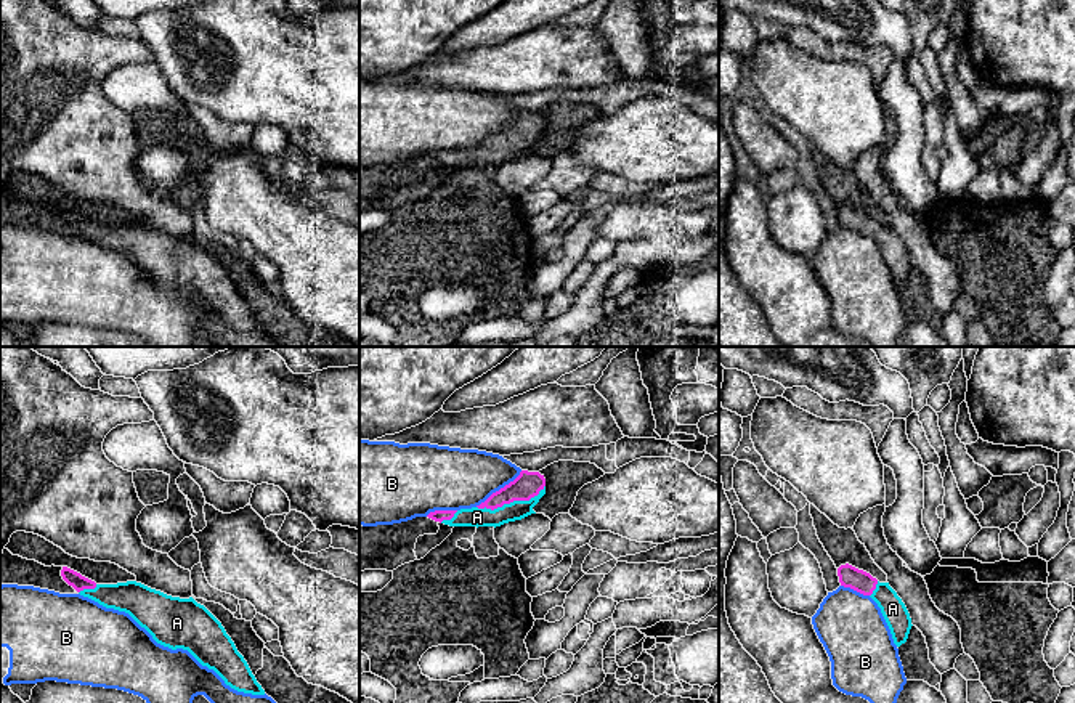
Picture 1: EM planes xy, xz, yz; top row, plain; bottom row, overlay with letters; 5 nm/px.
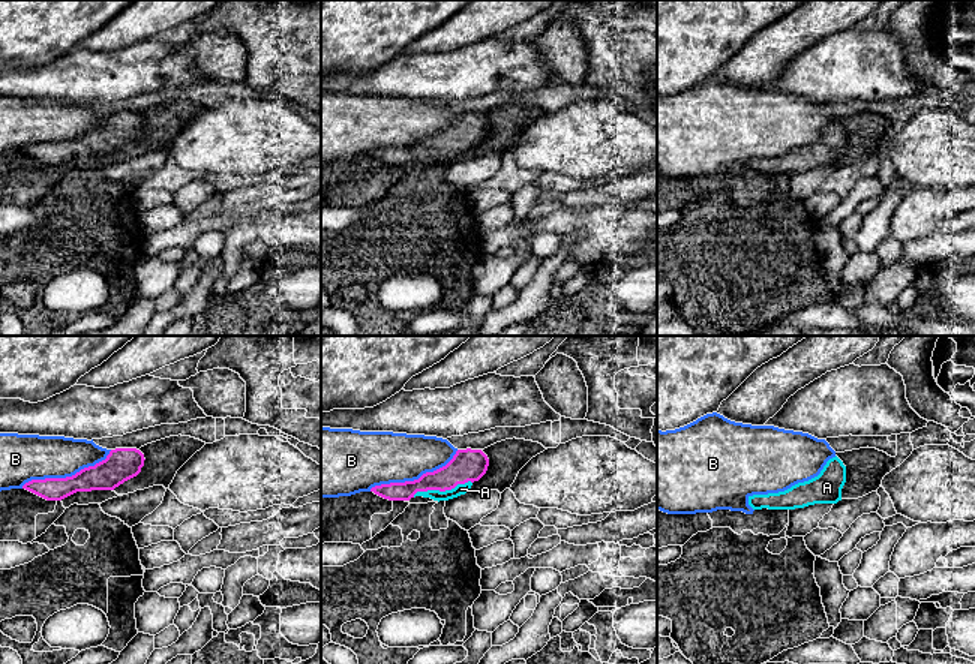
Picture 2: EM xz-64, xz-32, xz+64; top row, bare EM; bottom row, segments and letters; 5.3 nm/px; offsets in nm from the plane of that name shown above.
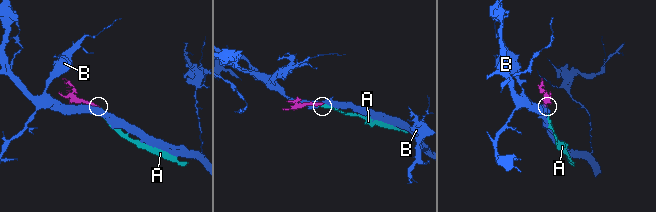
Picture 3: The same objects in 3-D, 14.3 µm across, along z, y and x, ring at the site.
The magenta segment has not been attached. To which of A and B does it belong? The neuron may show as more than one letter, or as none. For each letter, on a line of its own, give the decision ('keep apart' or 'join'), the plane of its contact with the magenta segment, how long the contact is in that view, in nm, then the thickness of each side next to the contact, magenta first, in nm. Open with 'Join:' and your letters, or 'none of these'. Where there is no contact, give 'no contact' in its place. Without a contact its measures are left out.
Join: A
A: join; contact in xz; length 360 nm; calibres 140 and 100 nm
B: keep apart; contact in xz; length 300 nm; calibres 140 and 320 nm

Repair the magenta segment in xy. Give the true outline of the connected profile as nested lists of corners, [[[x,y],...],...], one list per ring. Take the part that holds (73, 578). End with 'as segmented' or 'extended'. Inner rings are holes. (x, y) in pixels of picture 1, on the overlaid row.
[[[63,567],[61,576],[80,595],[128,613],[157,644],[188,650],[231,689],[265,695],[221,623],[193,597],[172,597],[136,581],[96,584],[67,567]]] | extended

